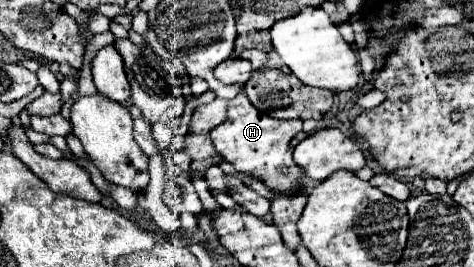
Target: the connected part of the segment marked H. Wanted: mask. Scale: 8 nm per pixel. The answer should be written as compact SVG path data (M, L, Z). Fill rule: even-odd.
M237 93L233 99L229 99L227 105L227 119L213 127L209 131L209 137L215 145L215 149L223 155L225 161L233 163L237 171L245 173L251 179L263 181L271 193L289 193L289 189L301 189L301 169L297 169L293 157L291 157L291 149L289 149L289 141L301 131L303 121L301 119L289 119L289 121L279 121L273 119L271 115L259 111L253 107L253 103L245 97L245 93Z

